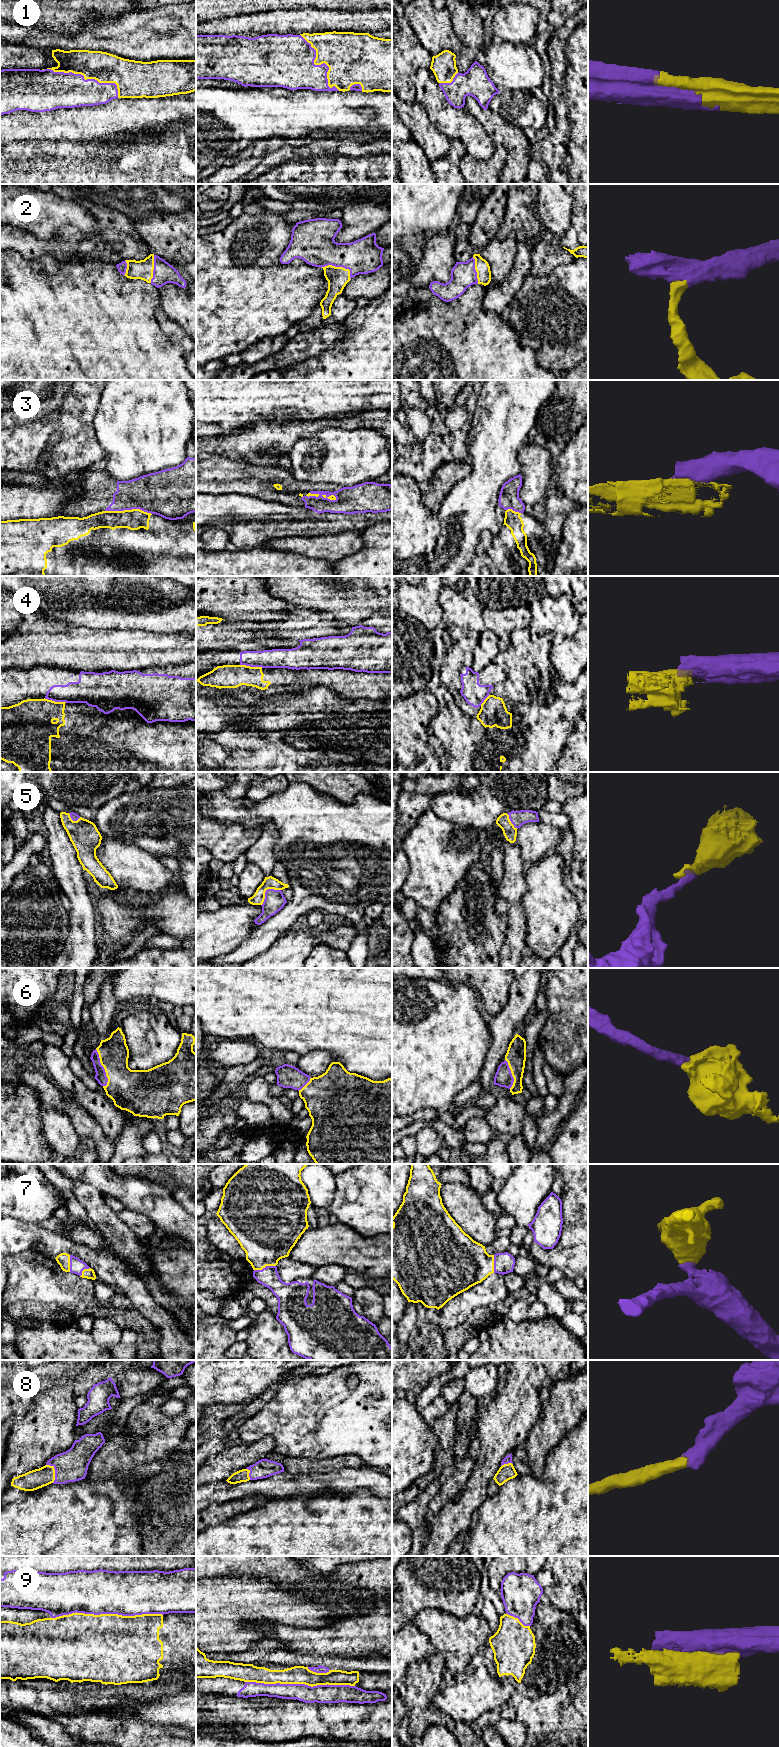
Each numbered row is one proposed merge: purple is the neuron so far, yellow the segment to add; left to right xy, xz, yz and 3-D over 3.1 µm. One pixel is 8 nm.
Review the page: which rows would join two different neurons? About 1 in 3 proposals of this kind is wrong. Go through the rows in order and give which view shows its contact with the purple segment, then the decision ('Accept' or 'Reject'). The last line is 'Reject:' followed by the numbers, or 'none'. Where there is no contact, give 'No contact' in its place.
1: Touches purple in xy. Accept
2: Touches purple in xz. Accept
3: Touches purple in xy. Reject
4: Touches purple in xz. Reject
5: Touches purple in xz. Accept
6: Touches purple in xy. Accept
7: Touches purple in xz. Accept
8: Touches purple in xy. Accept
9: Touches purple in xy. Reject
Reject: 3, 4, 9

